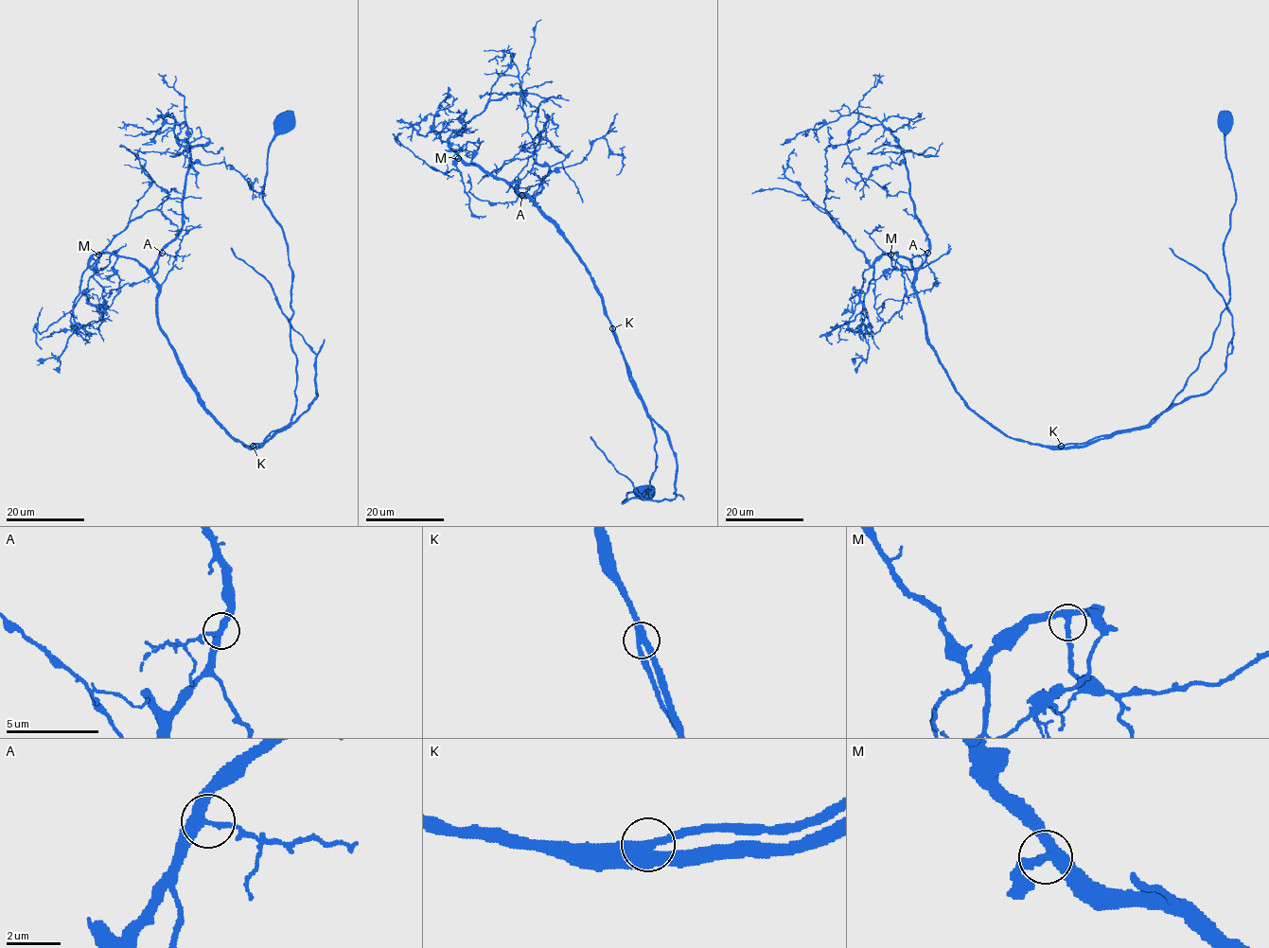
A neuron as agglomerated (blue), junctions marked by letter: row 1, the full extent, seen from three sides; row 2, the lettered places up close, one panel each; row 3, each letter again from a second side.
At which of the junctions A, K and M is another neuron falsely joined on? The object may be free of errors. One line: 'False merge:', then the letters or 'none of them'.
False merge: none of them

